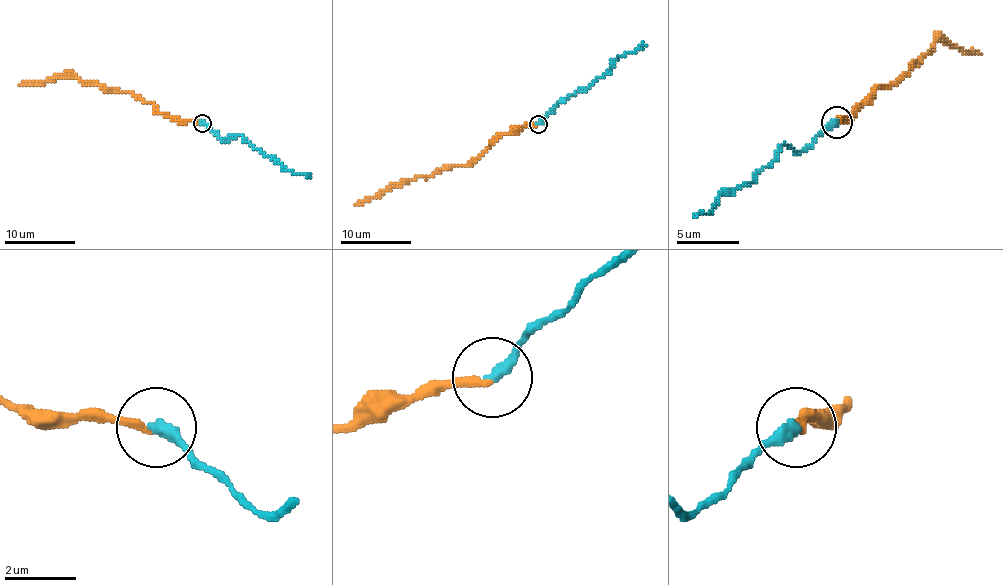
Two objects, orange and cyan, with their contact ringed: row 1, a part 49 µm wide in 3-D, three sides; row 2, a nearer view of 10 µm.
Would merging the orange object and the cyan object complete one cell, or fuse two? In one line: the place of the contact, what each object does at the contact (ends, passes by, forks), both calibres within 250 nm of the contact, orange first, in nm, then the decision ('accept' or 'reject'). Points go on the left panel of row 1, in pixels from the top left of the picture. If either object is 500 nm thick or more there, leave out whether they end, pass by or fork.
at (202, 123); orange ends there; cyan ends there; 200 nm thick on the orange side, 360 nm on the other; reject

